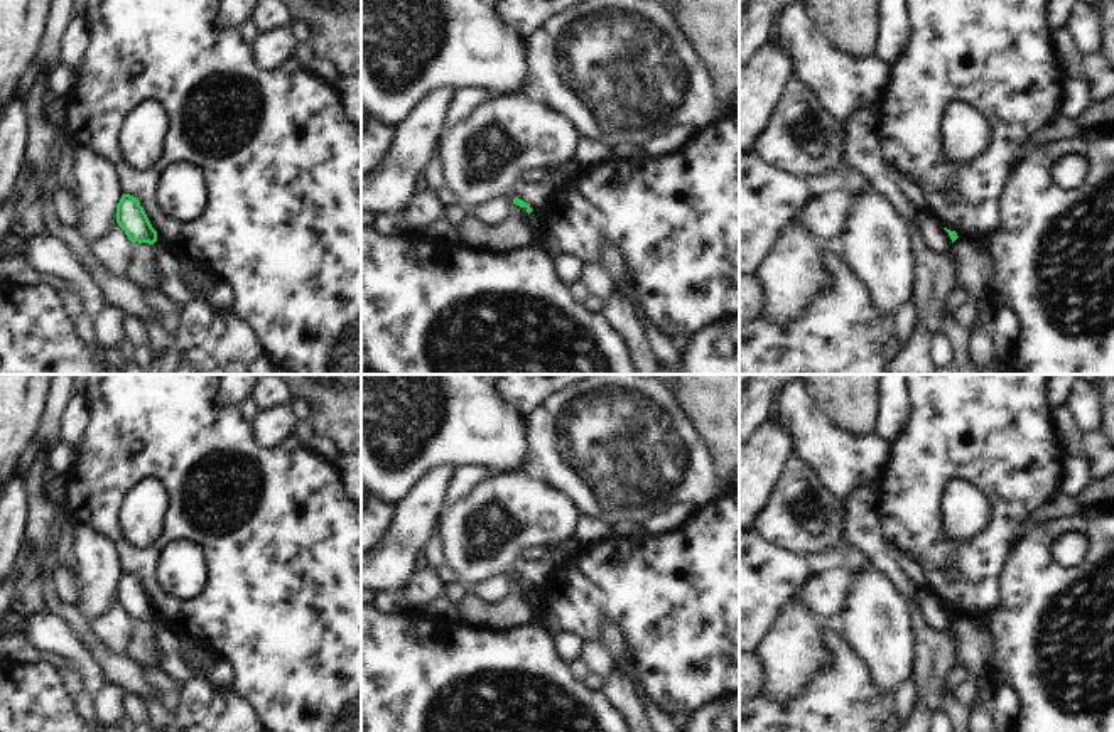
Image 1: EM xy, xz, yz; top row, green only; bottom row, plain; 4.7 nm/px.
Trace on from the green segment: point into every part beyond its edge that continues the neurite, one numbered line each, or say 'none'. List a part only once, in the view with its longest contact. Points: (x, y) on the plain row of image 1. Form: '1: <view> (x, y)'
none

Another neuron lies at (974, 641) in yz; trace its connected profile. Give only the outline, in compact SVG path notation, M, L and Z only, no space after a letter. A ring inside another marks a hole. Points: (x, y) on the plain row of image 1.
M957 616L952 627L957 641L957 665L964 666L972 678L989 673L992 659L992 636L987 622L977 622L969 616Z

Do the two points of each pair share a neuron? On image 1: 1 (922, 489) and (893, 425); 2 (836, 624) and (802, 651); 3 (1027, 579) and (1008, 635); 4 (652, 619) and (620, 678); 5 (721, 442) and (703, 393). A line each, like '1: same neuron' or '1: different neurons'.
1: different neurons
2: same neuron
3: same neuron
4: different neurons
5: same neuron

